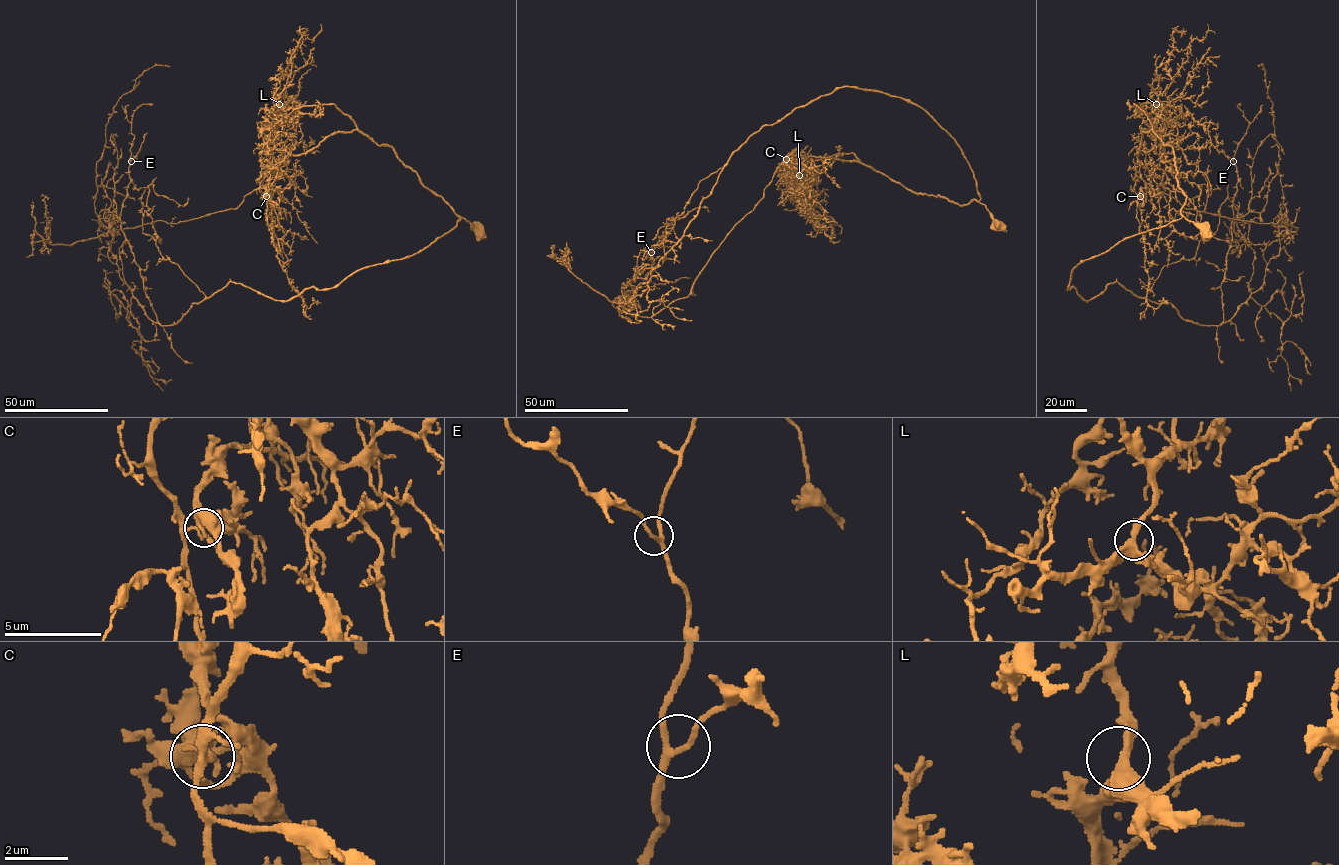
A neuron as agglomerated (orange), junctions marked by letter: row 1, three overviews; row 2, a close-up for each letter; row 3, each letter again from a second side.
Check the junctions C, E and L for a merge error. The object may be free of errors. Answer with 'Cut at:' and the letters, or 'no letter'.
Cut at: C

